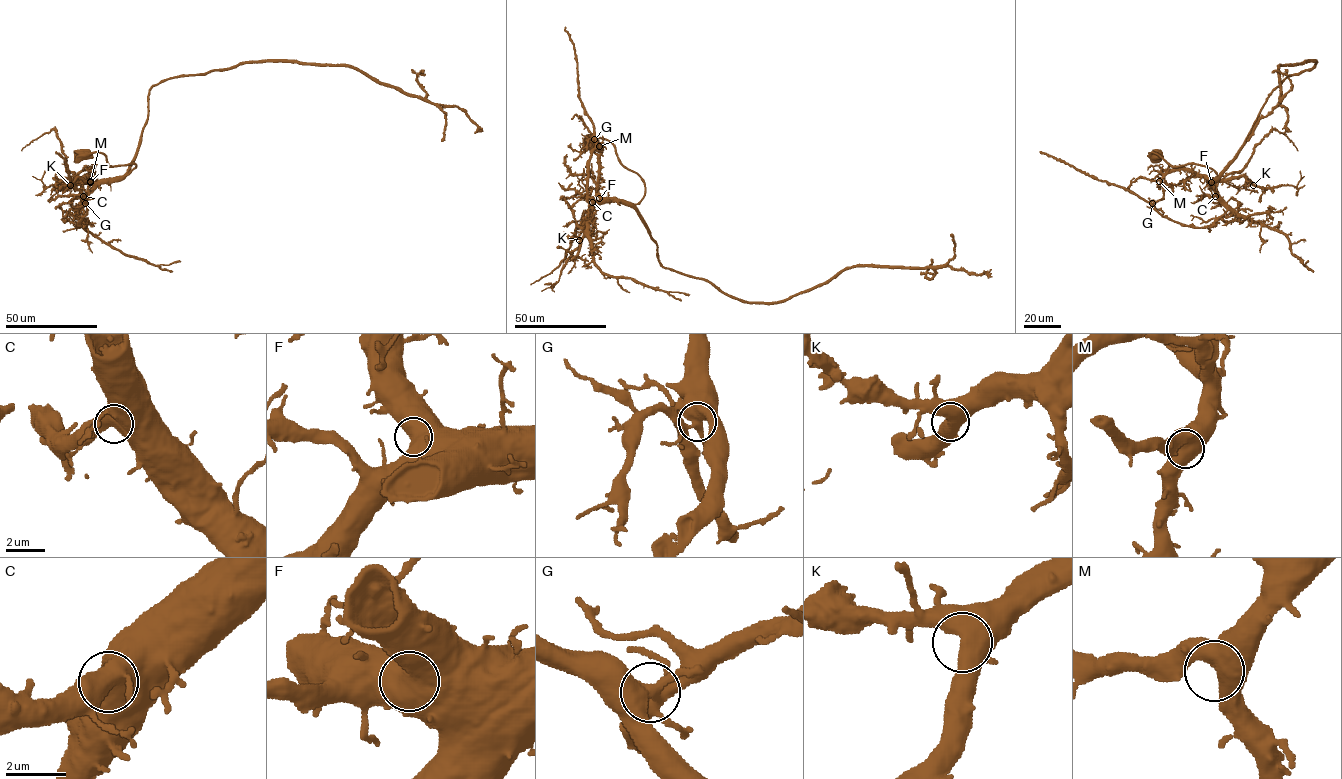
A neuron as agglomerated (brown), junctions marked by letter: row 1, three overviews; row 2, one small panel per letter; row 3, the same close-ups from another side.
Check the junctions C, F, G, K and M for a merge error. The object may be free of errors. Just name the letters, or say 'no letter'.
G

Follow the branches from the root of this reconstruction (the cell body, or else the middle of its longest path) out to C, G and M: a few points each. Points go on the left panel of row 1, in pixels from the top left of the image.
C: (85, 155), (101, 152), (110, 166), (136, 166), (124, 176), (99, 180), (83, 196)
G: (85, 155), (101, 152), (110, 166), (136, 166), (124, 176), (98, 180), (89, 169), (85, 203)
M: (85, 155), (101, 152), (110, 166), (136, 165), (124, 176), (98, 180), (89, 175), (89, 169), (90, 181)

